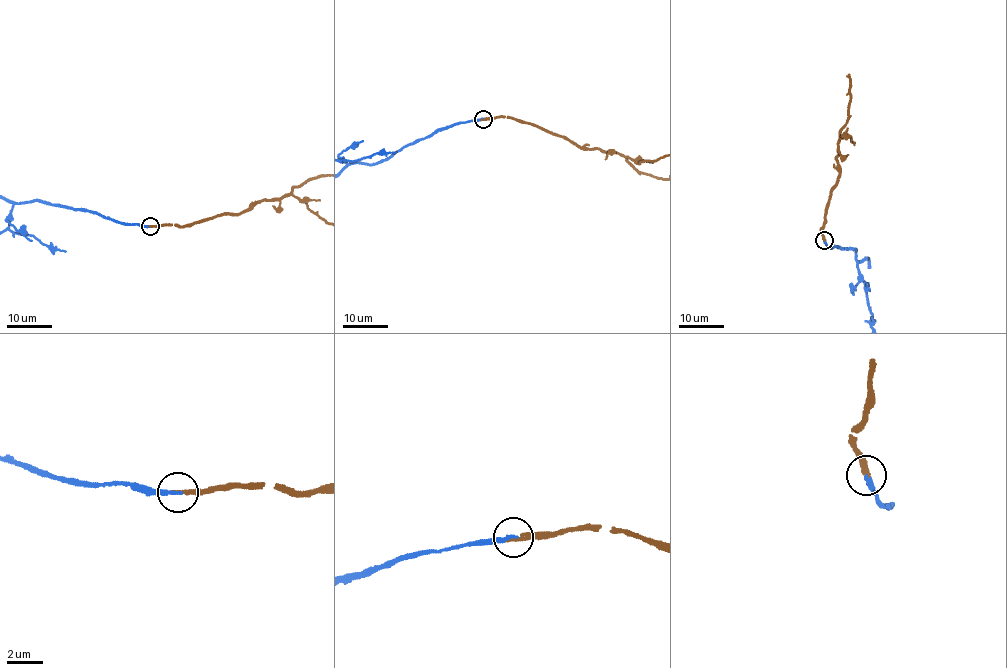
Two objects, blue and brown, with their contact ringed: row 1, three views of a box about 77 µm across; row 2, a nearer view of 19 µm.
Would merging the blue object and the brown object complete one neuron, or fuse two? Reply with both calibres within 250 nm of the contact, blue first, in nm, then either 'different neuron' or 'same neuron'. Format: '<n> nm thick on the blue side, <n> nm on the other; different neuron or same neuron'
240 nm thick on the blue side, 240 nm on the other; same neuron

